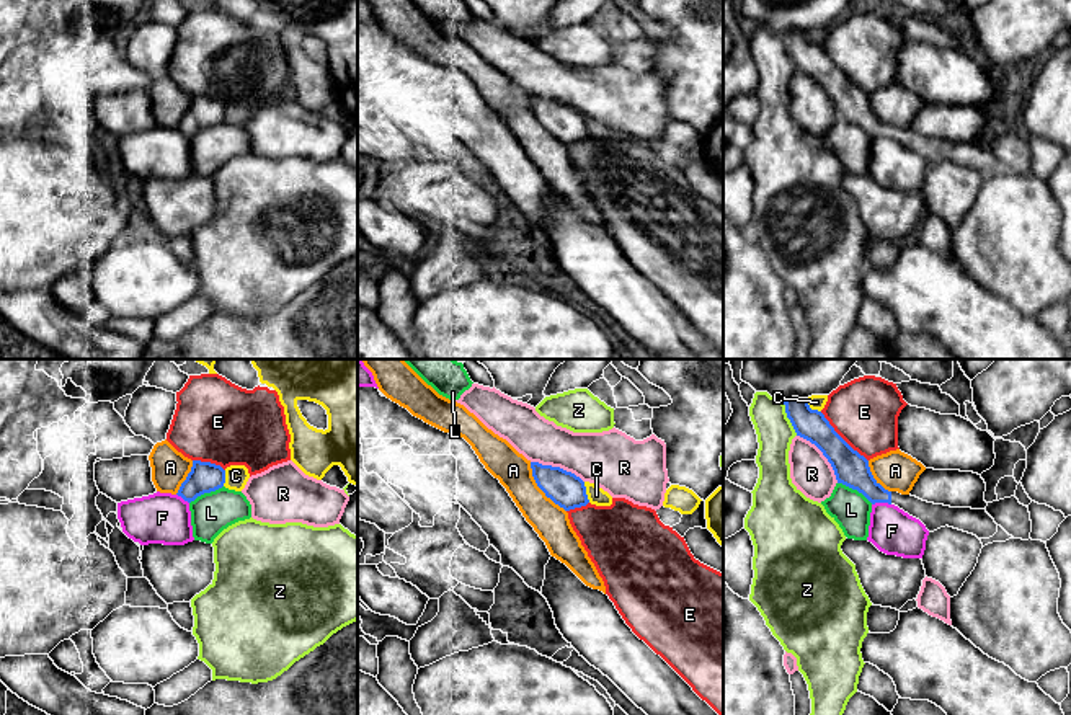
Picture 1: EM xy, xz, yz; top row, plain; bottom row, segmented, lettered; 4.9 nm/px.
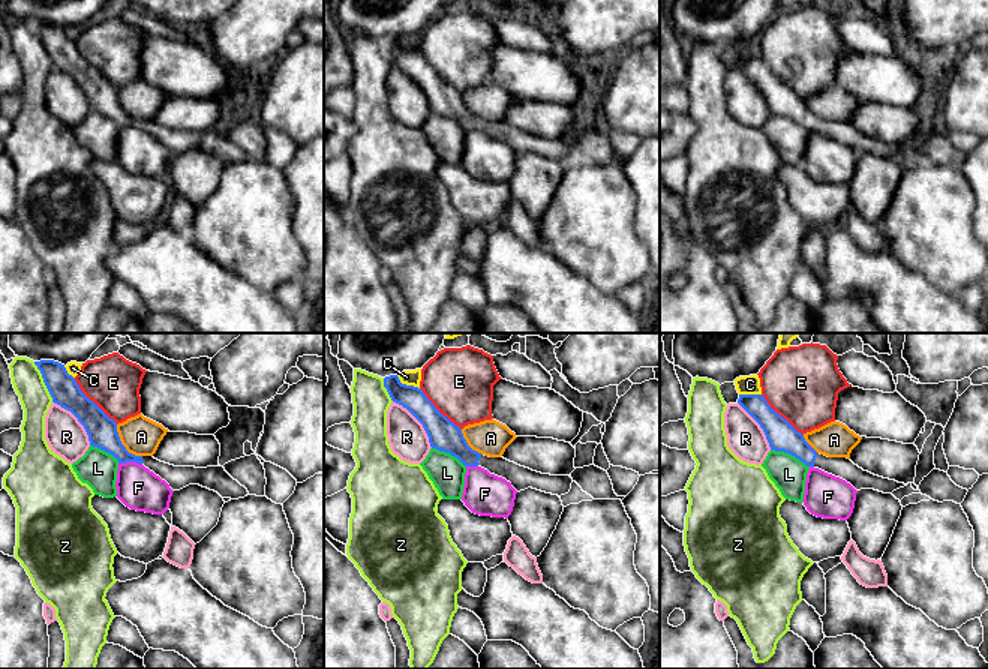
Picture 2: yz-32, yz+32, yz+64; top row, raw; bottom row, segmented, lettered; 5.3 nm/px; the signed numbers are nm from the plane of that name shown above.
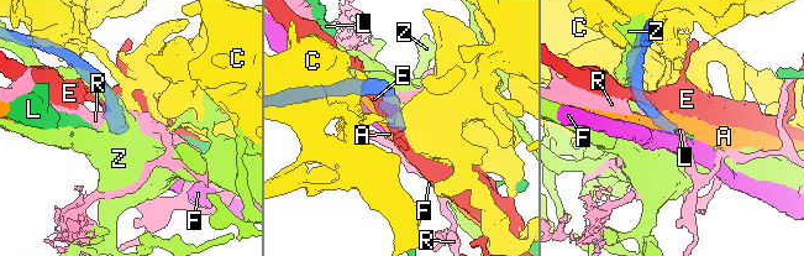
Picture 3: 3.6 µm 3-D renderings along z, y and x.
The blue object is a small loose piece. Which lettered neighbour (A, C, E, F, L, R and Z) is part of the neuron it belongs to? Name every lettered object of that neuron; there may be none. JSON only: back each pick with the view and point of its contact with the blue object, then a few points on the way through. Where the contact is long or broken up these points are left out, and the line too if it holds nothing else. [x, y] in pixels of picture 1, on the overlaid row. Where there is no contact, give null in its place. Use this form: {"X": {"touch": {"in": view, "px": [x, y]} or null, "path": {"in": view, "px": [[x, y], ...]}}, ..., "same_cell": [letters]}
{"same_cell": []}

